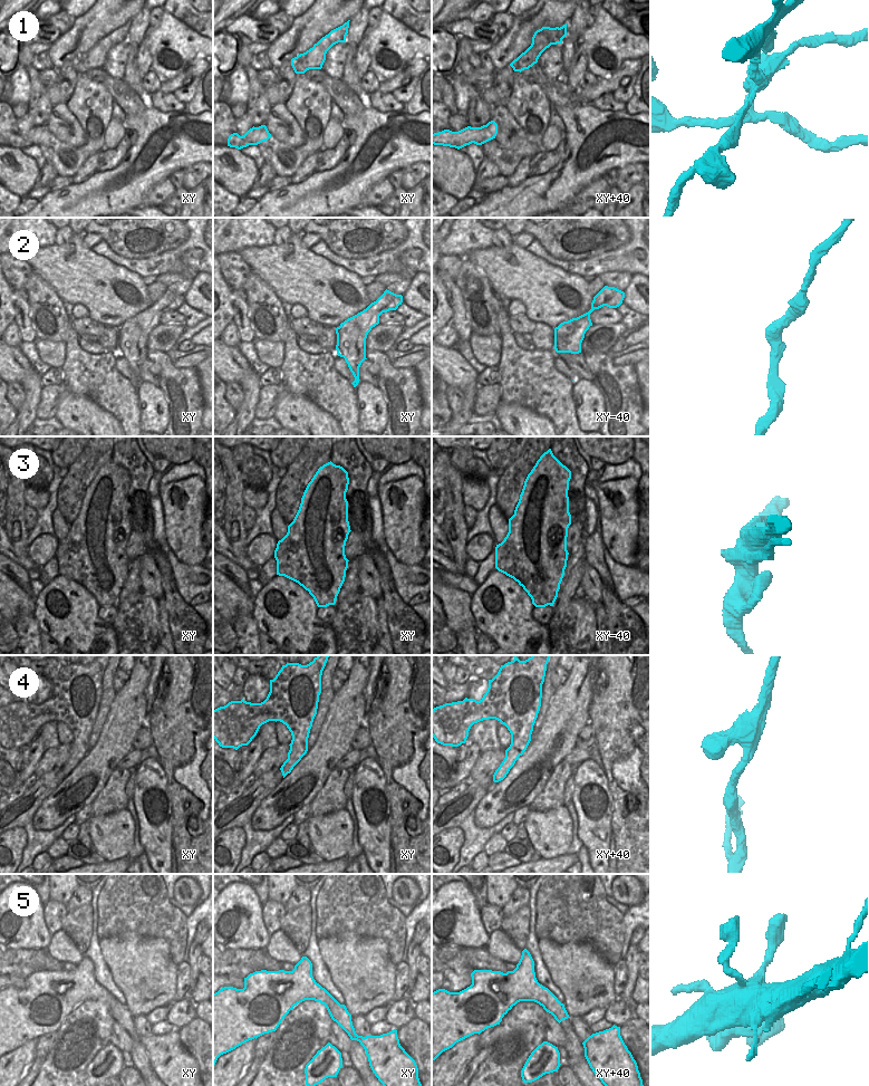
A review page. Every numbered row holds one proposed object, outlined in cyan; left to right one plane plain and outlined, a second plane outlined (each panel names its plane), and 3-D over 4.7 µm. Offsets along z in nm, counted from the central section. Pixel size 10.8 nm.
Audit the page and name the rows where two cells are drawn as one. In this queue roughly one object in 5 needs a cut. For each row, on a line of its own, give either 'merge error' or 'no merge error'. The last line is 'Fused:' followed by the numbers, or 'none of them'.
1: merge error
2: no merge error
3: merge error
4: no merge error
5: no merge error
Fused: 1, 3

